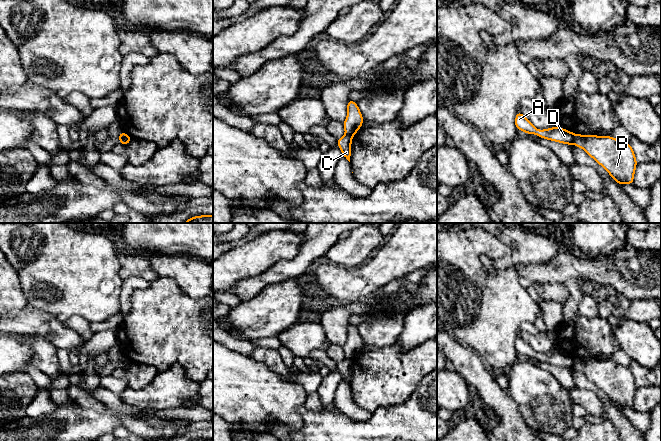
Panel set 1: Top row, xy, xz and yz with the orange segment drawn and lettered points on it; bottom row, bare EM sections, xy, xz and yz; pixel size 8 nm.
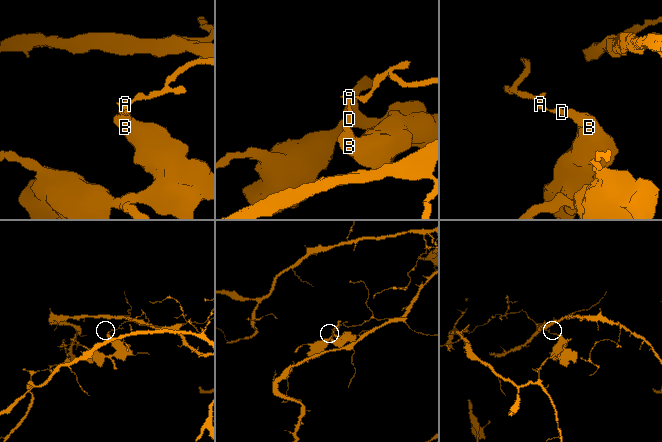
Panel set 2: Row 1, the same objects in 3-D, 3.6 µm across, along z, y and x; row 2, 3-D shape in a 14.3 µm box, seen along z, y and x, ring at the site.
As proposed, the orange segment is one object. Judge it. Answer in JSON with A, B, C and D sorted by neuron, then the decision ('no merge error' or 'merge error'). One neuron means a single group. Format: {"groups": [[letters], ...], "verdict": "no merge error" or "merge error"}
{"groups": [["A", "D"], ["B", "C"]], "verdict": "merge error"}

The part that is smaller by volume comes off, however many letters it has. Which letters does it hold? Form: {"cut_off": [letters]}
{"cut_off": ["B", "C"]}

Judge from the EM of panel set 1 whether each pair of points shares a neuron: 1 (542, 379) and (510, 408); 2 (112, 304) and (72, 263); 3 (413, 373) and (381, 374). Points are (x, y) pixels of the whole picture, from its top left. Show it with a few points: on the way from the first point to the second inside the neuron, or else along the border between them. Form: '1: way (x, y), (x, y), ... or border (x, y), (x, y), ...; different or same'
1: border (505, 390), (517, 404), (521, 416), (527, 423); different
2: way (102, 294), (81, 273); same
3: way (405, 372), (389, 374); same

